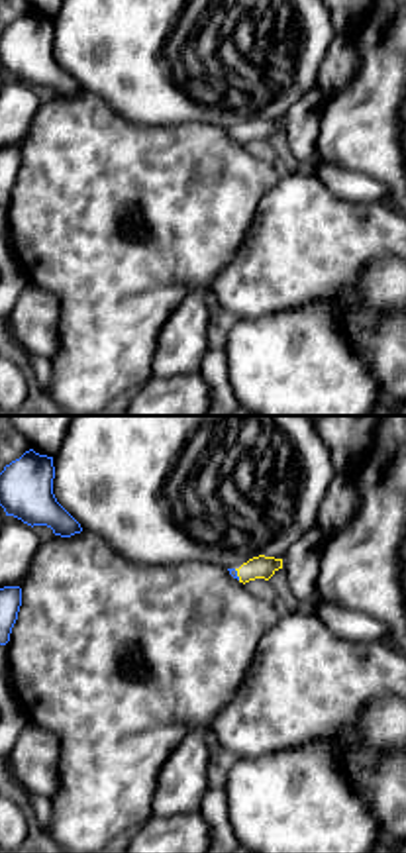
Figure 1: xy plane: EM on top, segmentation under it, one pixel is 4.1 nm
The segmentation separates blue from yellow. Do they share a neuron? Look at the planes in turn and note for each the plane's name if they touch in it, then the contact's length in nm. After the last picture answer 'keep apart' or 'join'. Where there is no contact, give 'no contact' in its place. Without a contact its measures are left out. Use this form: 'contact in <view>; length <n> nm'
contact in xy; length 50 nm

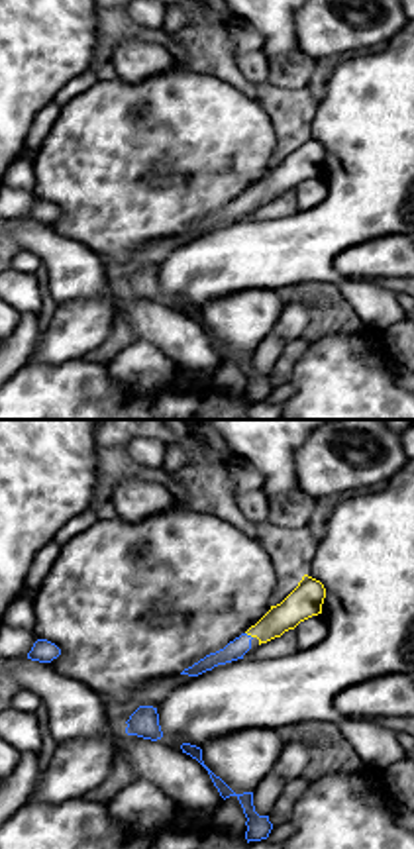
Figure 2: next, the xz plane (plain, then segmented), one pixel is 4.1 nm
contact in xz; length 40 nm

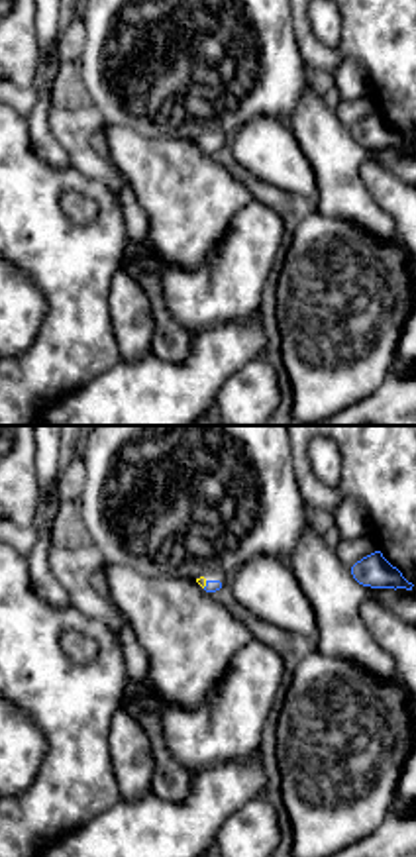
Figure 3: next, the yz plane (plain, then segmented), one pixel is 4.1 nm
contact in yz; length 40 nm

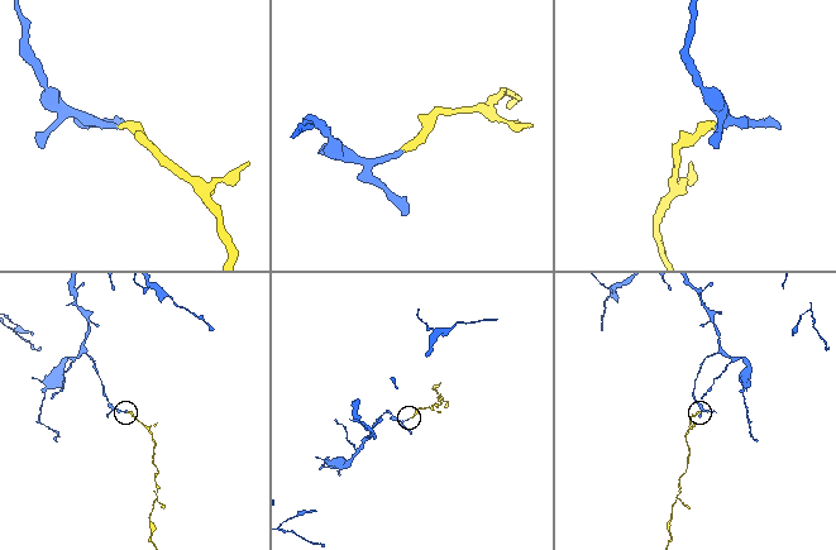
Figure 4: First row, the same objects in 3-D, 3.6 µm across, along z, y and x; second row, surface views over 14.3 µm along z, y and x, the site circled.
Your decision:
join

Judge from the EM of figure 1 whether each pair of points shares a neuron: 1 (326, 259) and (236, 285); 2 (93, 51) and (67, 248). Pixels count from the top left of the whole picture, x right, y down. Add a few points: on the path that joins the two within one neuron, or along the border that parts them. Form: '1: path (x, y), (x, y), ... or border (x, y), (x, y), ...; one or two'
1: path (304, 259), (289, 259), (257, 281); one
2: border (83, 91), (102, 99), (124, 118); two

